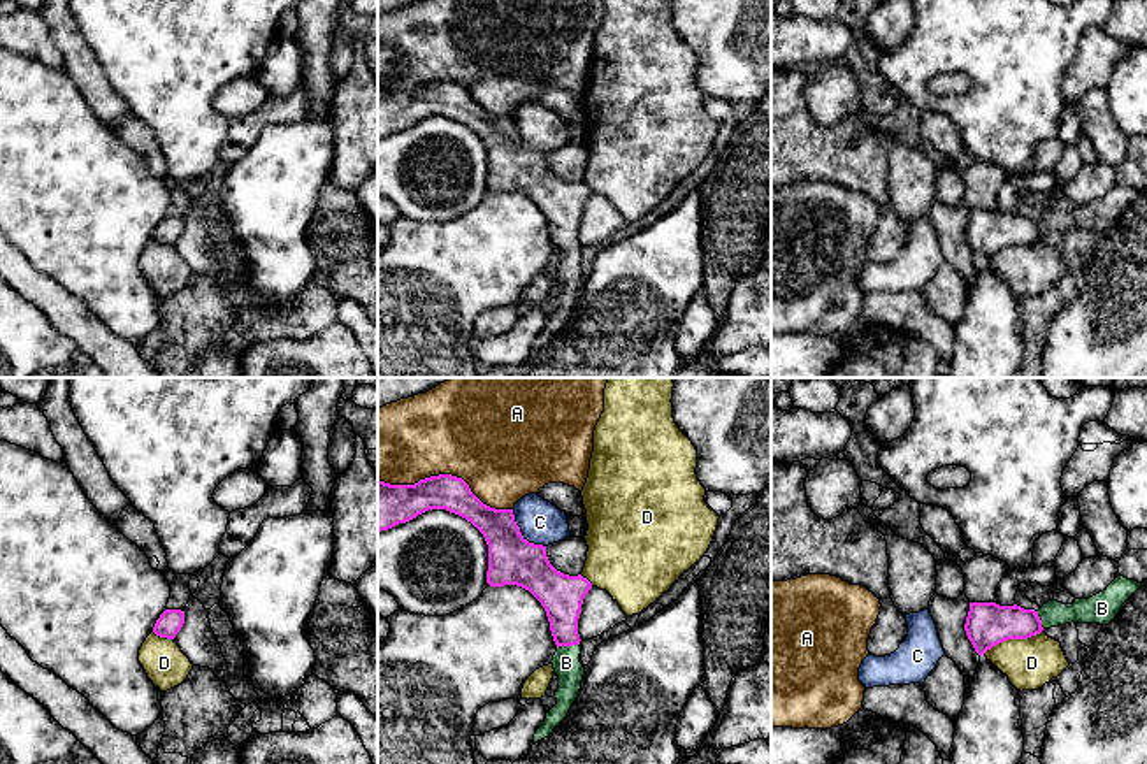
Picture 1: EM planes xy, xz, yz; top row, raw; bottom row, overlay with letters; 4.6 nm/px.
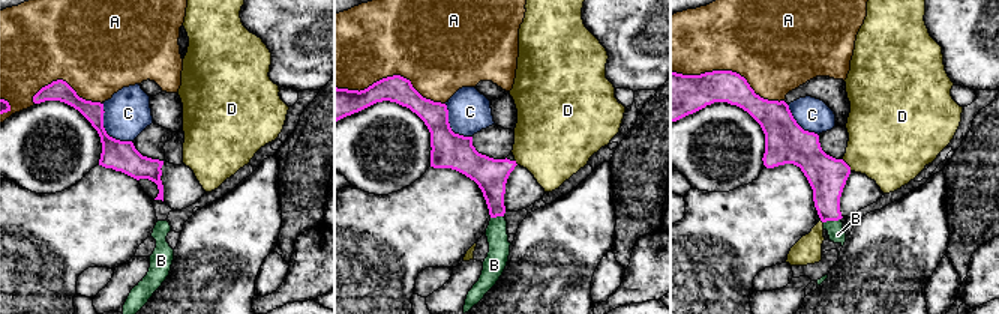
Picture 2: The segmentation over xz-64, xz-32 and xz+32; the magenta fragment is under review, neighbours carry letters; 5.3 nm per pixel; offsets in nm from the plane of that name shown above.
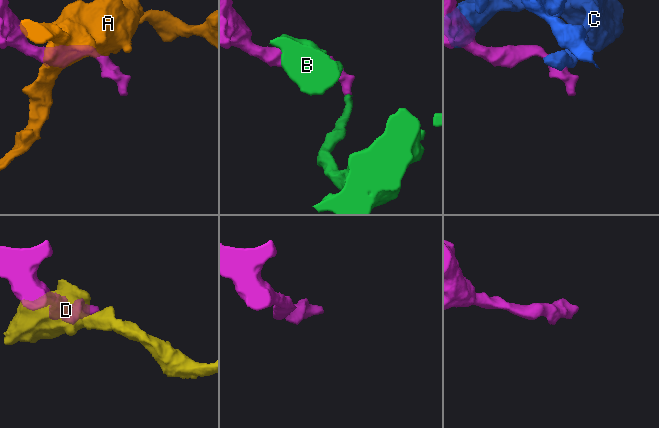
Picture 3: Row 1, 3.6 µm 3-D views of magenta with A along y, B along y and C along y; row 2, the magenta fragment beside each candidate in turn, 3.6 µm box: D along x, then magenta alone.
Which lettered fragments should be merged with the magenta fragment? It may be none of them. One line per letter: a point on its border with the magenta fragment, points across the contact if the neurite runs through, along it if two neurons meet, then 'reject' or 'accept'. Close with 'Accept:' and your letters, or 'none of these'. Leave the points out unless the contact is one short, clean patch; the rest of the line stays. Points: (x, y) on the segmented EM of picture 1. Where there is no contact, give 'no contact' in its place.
A: meets magenta in xz at (447, 475); reject
B: meets magenta in xz at (568, 645); runs through xz (561, 596), (568, 645), (566, 663); accept
C: meets magenta in xz at (520, 534); border along xz (512, 510), (519, 531), (529, 541), (545, 547); reject
D: meets magenta in yz at (1012, 638); border along yz (1042, 629), (1026, 638), (1003, 640), (984, 652); reject
Accept: B

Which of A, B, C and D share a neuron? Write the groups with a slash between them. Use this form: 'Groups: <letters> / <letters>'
Groups: A / B / C / D

